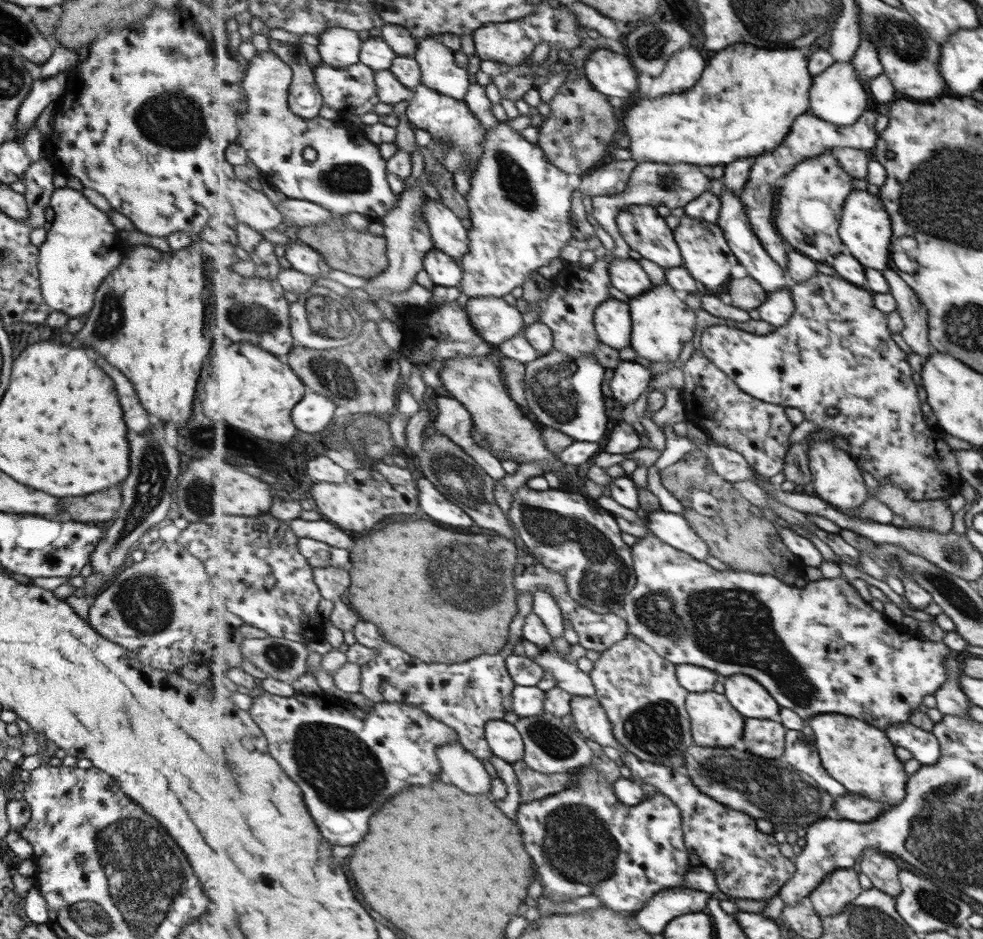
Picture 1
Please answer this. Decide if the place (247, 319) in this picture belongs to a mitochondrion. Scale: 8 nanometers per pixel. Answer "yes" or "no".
yes

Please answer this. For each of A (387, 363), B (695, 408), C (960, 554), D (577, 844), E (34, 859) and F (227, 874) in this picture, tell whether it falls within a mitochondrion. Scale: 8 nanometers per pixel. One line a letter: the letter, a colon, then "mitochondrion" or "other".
A: other
B: other
C: mitochondrion
D: mitochondrion
E: other
F: other

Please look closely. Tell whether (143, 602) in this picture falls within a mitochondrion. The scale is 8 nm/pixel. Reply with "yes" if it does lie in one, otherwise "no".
yes

